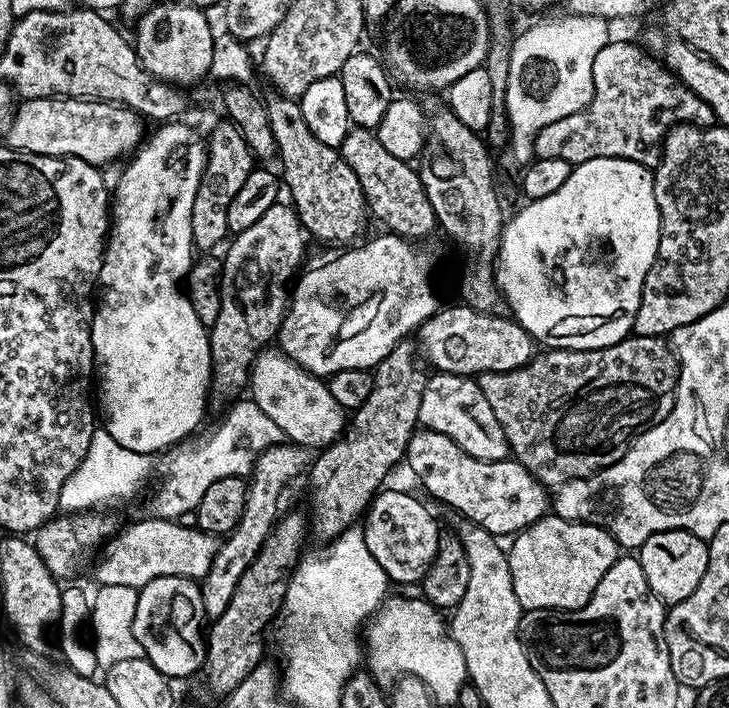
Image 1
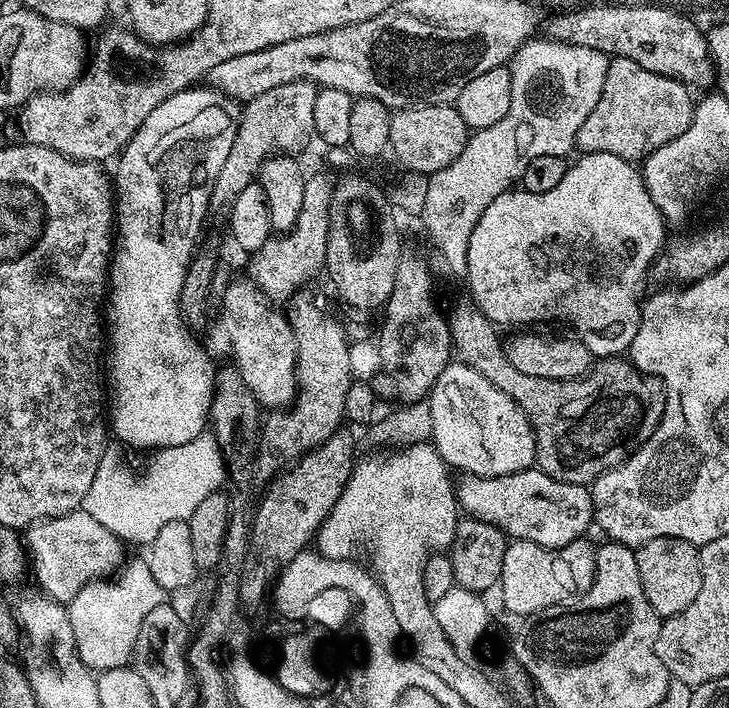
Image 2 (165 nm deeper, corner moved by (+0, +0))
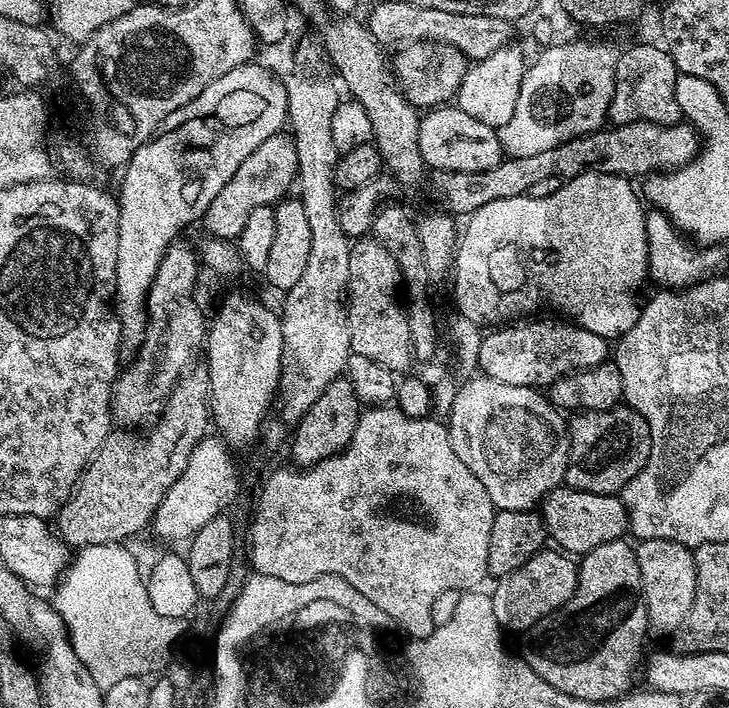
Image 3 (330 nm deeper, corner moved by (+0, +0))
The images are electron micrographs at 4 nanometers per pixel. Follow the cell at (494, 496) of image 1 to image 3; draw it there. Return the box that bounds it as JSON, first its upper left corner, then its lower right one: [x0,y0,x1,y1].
[542,486,629,554]

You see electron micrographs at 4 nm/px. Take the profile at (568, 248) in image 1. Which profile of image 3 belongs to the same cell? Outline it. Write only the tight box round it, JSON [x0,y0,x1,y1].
[454,172,648,342]

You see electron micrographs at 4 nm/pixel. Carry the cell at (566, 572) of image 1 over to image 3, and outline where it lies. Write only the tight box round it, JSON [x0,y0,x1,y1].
[490,551,577,634]

